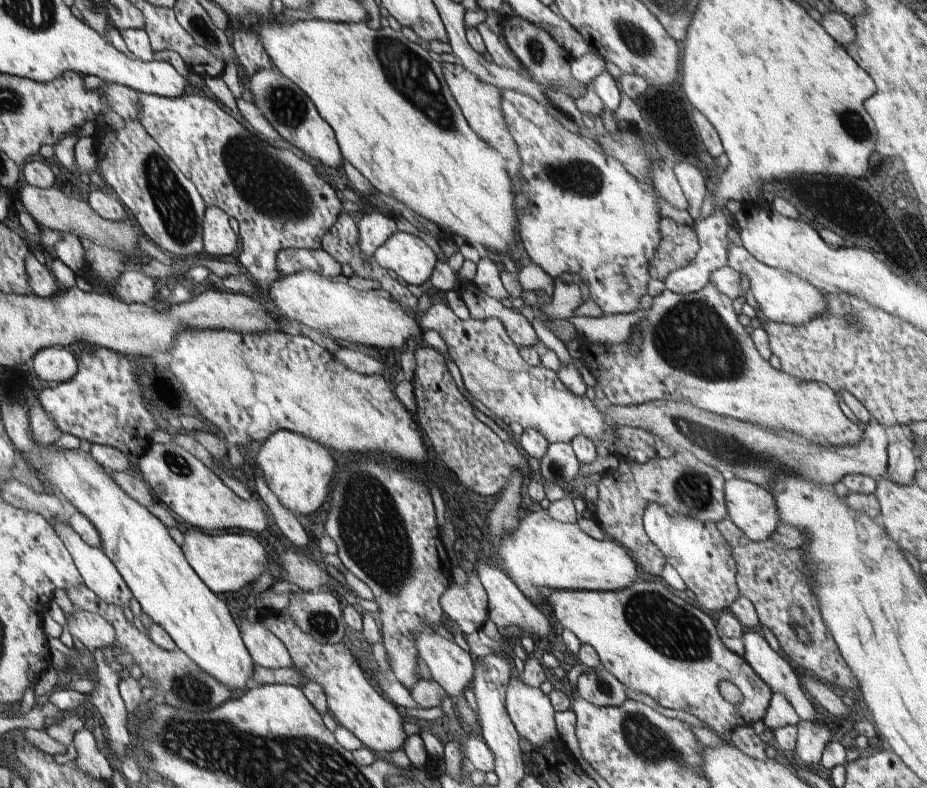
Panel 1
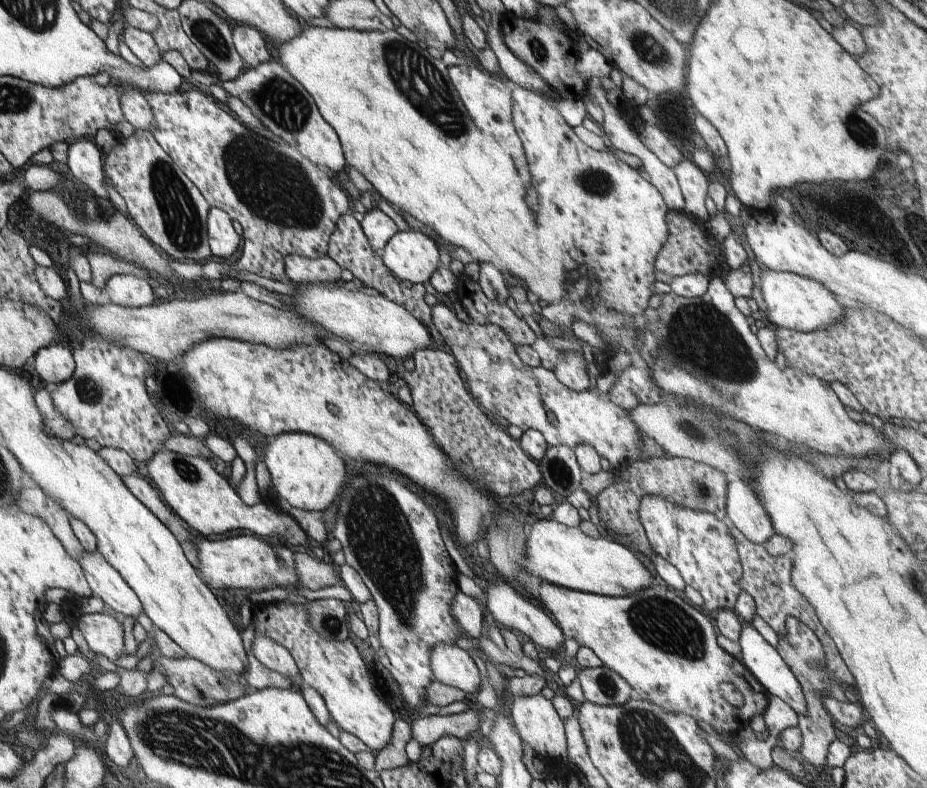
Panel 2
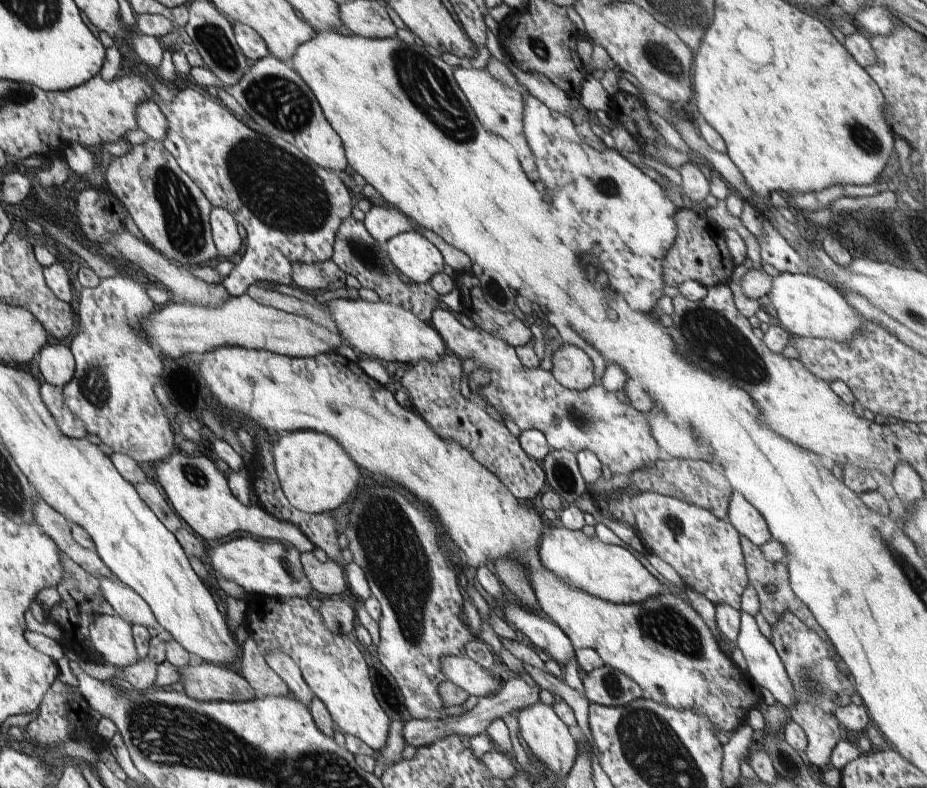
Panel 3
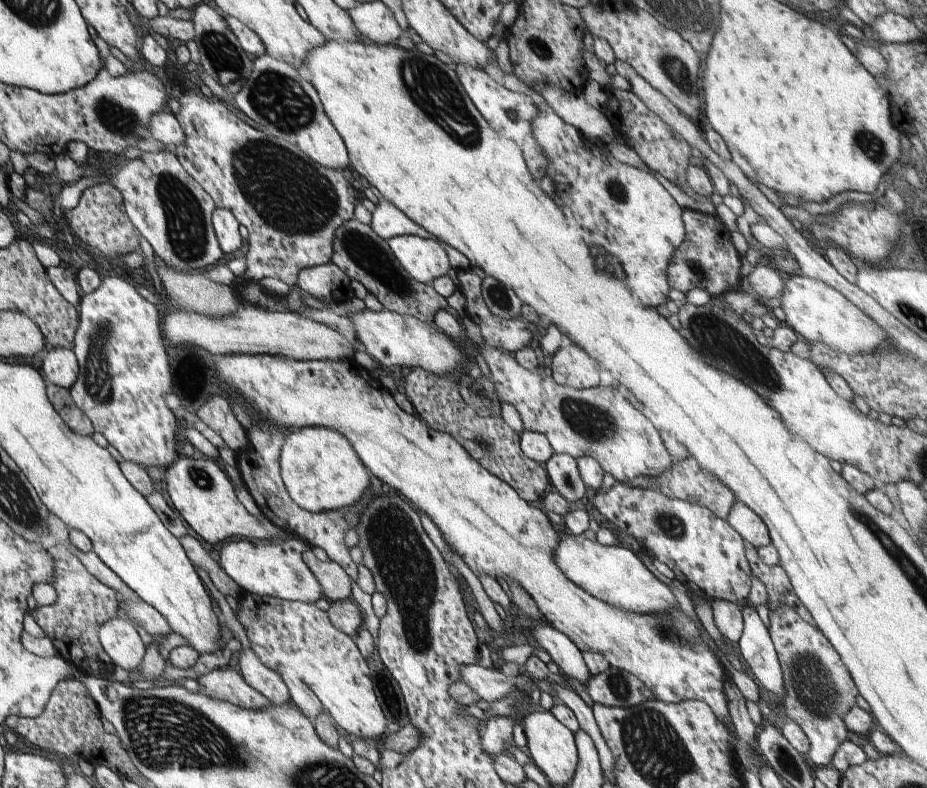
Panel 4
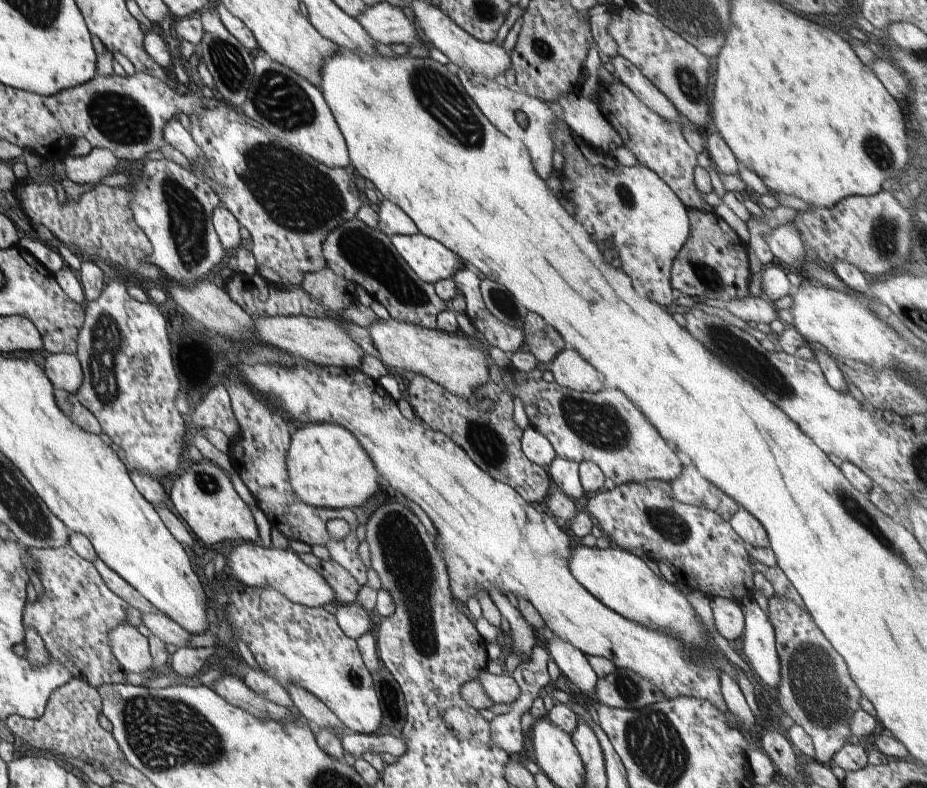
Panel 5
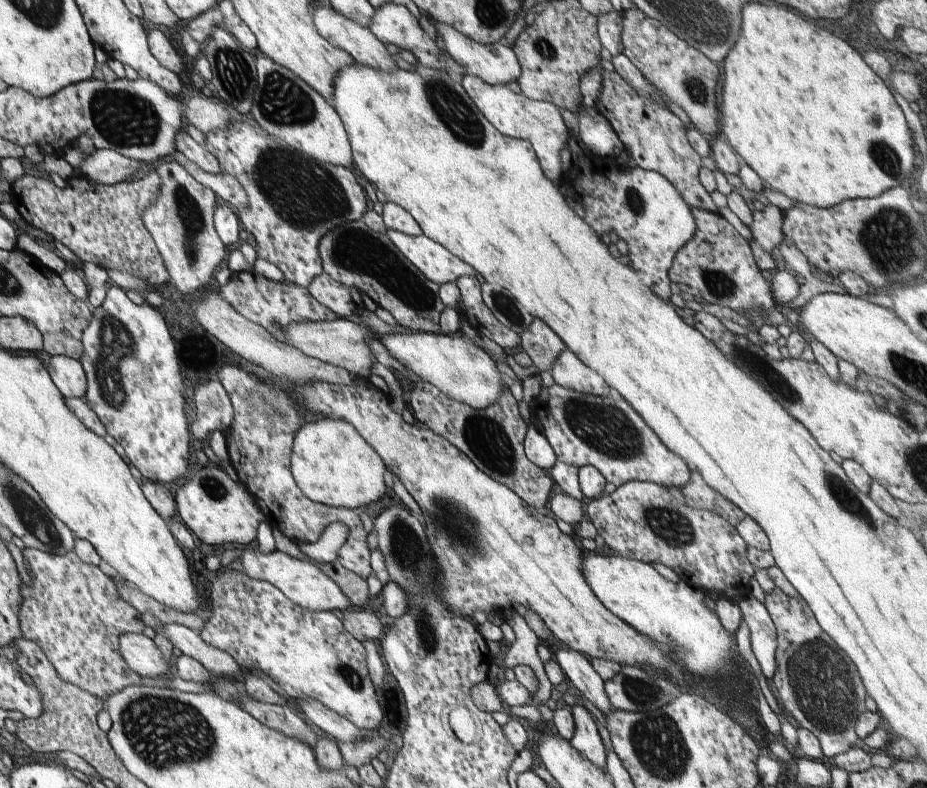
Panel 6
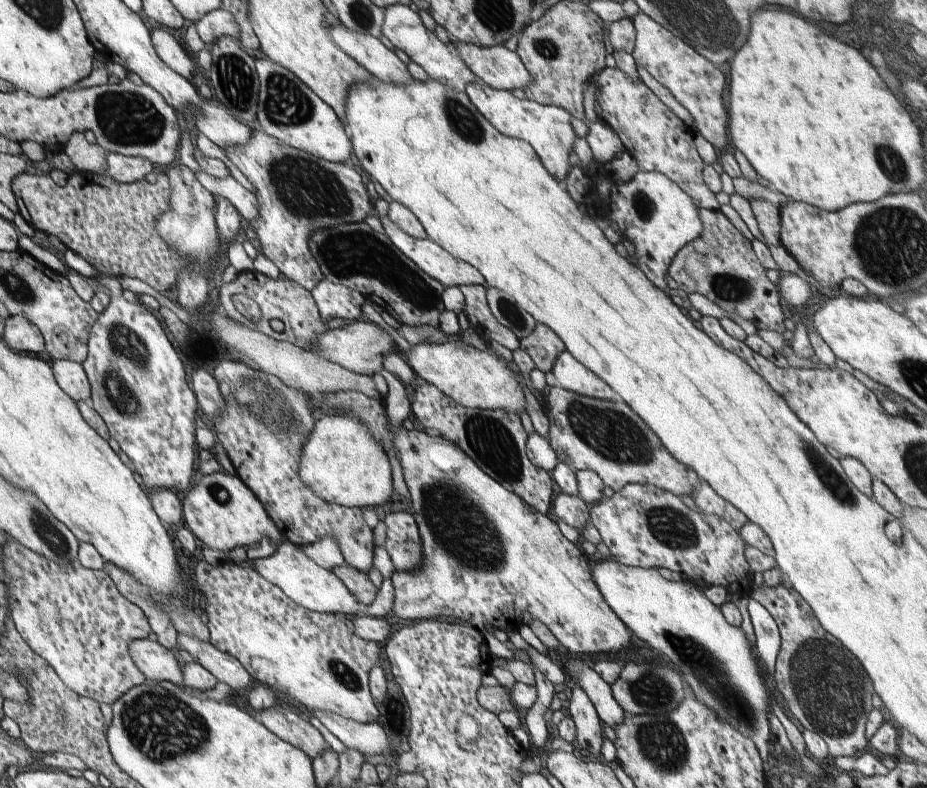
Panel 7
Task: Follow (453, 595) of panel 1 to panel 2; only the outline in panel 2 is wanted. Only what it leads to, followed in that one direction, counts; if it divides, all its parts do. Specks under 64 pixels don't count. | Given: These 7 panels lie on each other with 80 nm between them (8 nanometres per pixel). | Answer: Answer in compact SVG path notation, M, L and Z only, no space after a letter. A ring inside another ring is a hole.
M458 592L451 603L450 613L461 626L466 637L476 641L482 634L482 608L481 605L466 594Z

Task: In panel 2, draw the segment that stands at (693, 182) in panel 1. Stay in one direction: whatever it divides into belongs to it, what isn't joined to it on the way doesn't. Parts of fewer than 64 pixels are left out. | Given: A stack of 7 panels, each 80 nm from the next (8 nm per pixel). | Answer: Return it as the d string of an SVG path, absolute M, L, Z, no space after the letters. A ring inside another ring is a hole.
M683 158L676 168L673 168L680 188L685 198L684 212L697 219L707 221L710 218L706 211L706 196L708 196L709 178L694 162Z

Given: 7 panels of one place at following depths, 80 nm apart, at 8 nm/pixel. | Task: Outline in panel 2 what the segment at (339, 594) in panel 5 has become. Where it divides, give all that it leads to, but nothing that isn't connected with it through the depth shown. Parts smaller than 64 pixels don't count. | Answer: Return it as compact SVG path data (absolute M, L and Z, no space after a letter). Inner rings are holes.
M302 552L295 553L293 558L301 586L320 590L342 584L339 569L329 558L319 561Z

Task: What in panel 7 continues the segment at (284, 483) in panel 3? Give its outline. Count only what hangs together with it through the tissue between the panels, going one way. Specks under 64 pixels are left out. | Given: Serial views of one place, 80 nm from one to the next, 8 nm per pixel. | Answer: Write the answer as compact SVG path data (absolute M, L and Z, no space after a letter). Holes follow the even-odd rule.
M346 414L325 415L315 422L302 446L298 476L322 501L348 508L383 506L393 493L387 452L358 418Z

